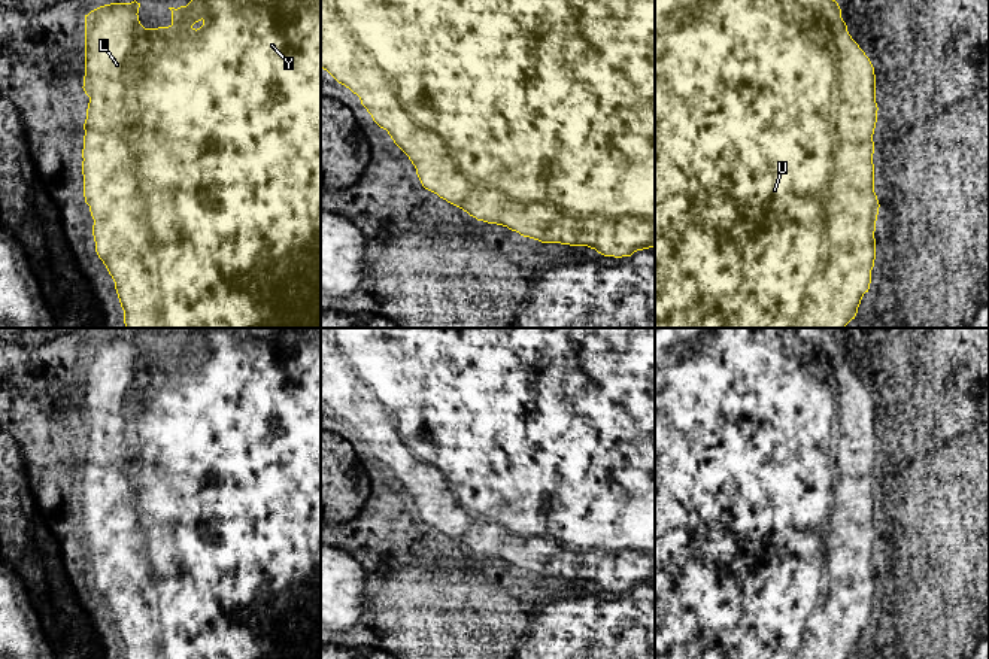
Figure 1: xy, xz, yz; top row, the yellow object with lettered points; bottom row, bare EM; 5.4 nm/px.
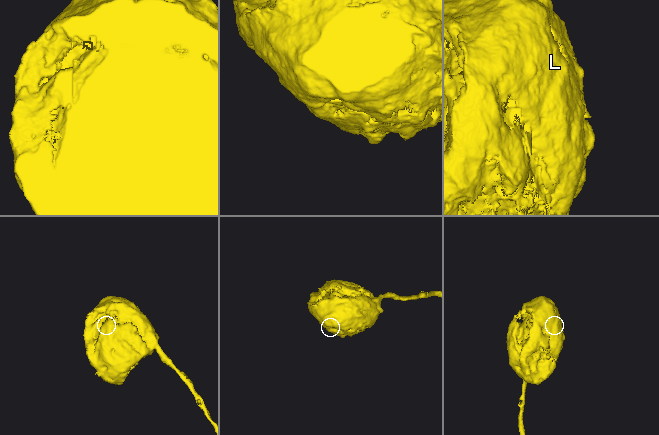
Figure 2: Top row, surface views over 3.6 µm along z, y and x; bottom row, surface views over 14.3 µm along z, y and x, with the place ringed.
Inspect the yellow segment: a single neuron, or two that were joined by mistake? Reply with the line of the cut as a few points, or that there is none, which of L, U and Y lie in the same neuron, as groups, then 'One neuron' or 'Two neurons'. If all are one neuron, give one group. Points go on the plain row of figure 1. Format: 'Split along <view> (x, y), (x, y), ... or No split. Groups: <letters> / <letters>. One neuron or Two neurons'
No split. Groups: L U Y. One neuron

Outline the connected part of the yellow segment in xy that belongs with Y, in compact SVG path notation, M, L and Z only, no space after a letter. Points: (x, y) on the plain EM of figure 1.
M191 328L191 330L192 330L192 332L191 332L191 335L189 335L189 337L188 337L188 338L186 338L186 340L180 340L180 341L178 341L178 343L175 343L175 341L169 341L169 343L170 343L170 344L172 344L172 358L170 358L170 359L169 359L169 361L158 361L158 362L145 362L145 361L143 361L143 359L142 359L142 358L140 358L140 355L139 355L139 349L137 349L137 347L139 347L139 341L140 341L140 337L137 337L137 335L136 335L136 334L134 334L134 335L131 335L131 337L110 337L110 338L104 338L104 340L100 340L100 341L97 341L97 343L94 343L94 344L91 344L91 346L90 346L90 347L88 347L88 349L85 349L85 410L84 410L84 420L82 420L82 422L84 422L84 425L85 425L85 428L87 428L87 429L88 429L88 431L90 431L90 437L88 437L88 443L87 443L87 453L85 453L85 458L84 458L84 464L85 464L85 470L84 470L84 483L82 483L82 492L84 492L84 495L82 495L82 508L84 508L84 531L85 531L85 537L87 537L87 538L88 538L88 540L90 540L90 546L91 546L91 550L92 550L92 553L94 553L94 559L92 559L92 570L94 570L94 576L95 576L95 586L97 586L97 589L98 589L98 592L100 592L100 593L101 593L101 595L103 595L103 598L104 598L104 599L106 599L106 602L107 602L107 605L109 605L109 608L110 608L110 610L112 610L112 613L113 613L113 616L115 616L115 623L116 623L116 628L118 628L118 632L119 632L119 637L121 637L121 641L122 641L122 644L124 644L124 658L125 658L125 659L321 659L321 328Z

